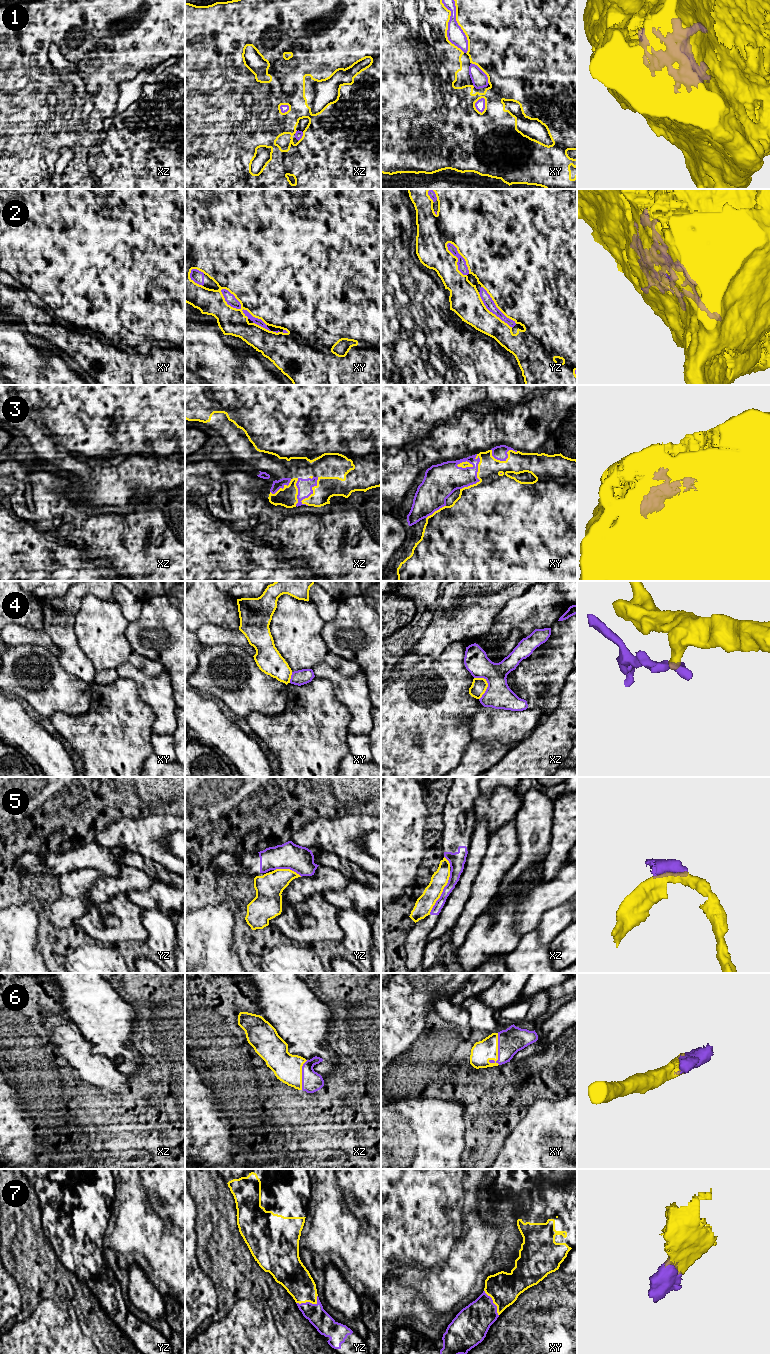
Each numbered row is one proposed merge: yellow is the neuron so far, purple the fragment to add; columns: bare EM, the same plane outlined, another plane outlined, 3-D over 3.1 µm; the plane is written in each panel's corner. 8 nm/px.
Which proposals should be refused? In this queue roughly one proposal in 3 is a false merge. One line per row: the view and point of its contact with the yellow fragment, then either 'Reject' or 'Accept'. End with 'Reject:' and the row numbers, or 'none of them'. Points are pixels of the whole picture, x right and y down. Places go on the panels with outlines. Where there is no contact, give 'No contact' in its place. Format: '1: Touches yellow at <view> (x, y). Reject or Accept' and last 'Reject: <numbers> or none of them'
1: Touches yellow at xy (447, 28). Accept
2: Touches yellow at xy (241, 308). Accept
3: Touches yellow at xy (477, 477). Accept
4: Touches yellow at xz (487, 684). Reject
5: Touches yellow at xz (442, 891). Reject
6: Touches yellow at xy (497, 1050). Accept
7: Touches yellow at yz (309, 1301). Accept
Reject: 4, 5

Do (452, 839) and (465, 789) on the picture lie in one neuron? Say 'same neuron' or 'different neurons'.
same neuron

